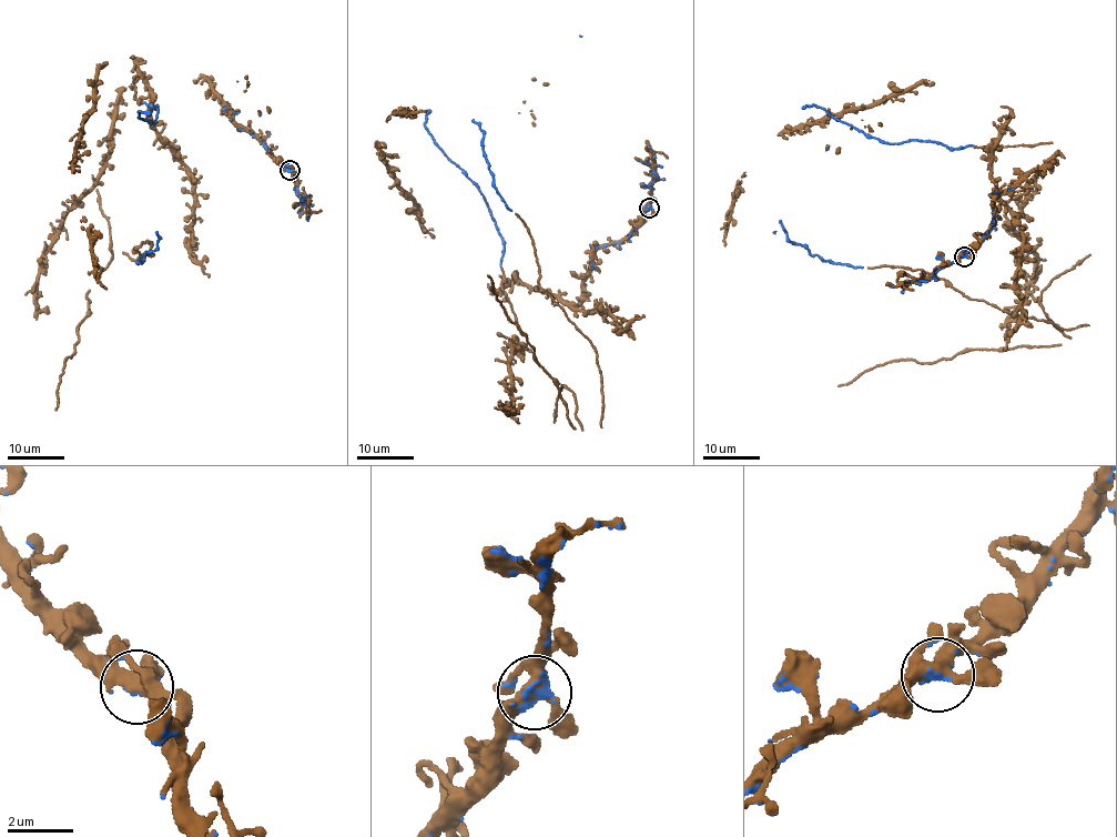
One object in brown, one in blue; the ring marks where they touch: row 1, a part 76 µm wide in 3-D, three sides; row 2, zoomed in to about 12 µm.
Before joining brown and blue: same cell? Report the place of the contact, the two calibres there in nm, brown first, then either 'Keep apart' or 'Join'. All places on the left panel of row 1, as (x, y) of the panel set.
Place: (290, 170). Thickness 420 nm (brown) against 200 nm. Join

